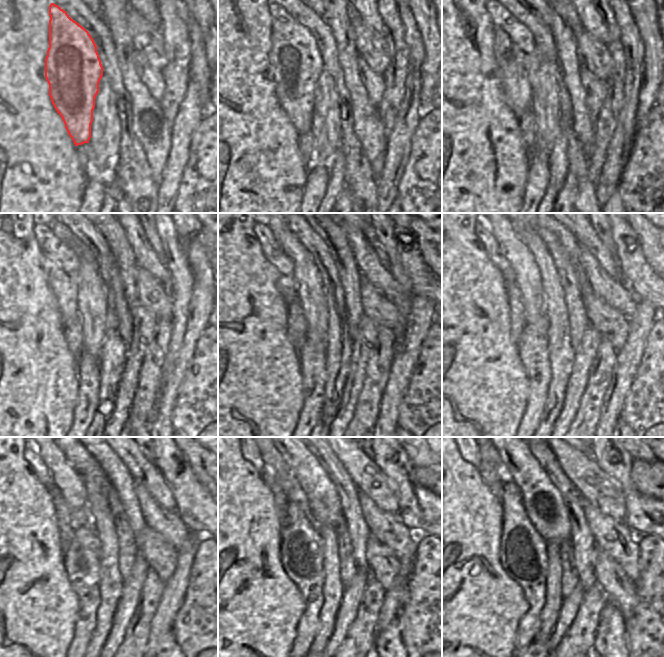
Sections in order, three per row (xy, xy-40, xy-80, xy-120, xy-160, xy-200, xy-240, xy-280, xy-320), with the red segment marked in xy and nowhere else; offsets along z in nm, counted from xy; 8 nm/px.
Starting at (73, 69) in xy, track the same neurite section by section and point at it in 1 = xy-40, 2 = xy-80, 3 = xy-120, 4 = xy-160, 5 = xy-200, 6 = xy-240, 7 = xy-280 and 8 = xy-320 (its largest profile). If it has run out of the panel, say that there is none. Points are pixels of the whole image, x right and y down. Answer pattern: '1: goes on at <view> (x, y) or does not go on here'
1: goes on at xy-40 (295, 62)
2: goes on at xy-80 (516, 53)
3: goes on at xy-120 (63, 263)
4: goes on at xy-160 (272, 251)
5: goes on at xy-200 (488, 241)
6: goes on at xy-240 (33, 457)
7: goes on at xy-280 (254, 457)
8: goes on at xy-320 (473, 457)

